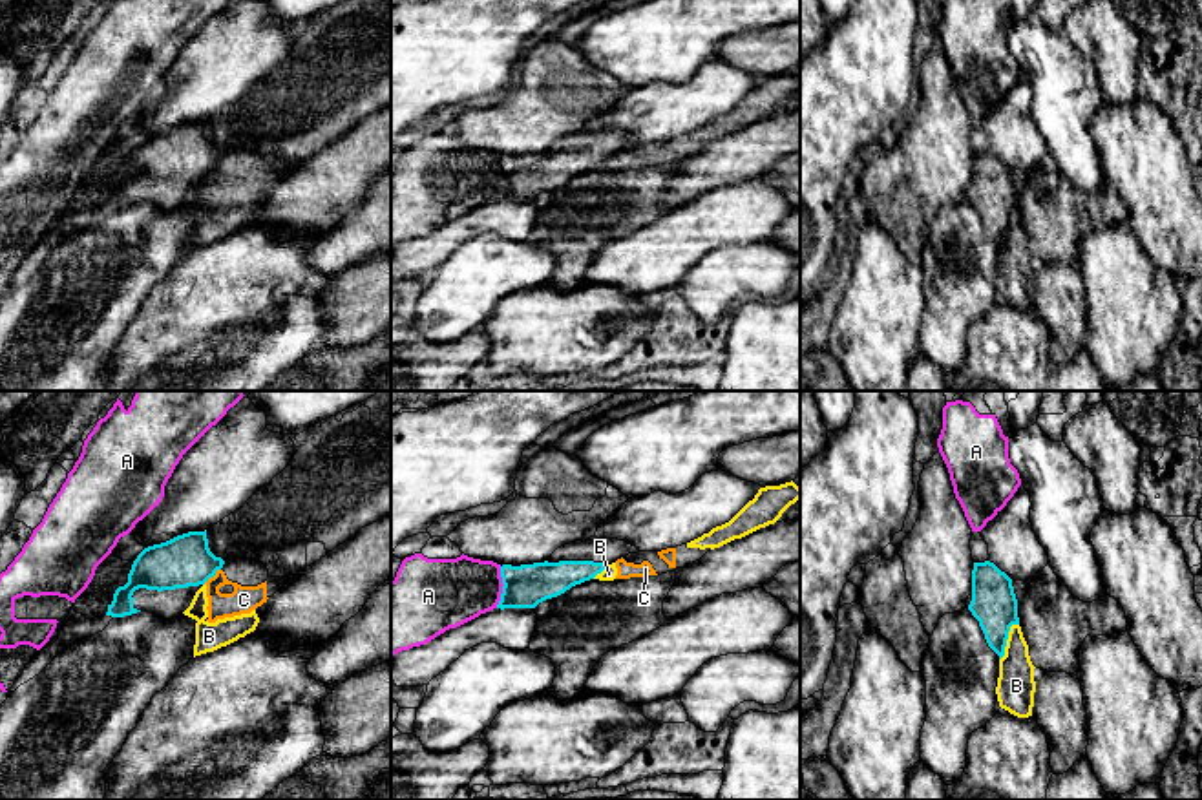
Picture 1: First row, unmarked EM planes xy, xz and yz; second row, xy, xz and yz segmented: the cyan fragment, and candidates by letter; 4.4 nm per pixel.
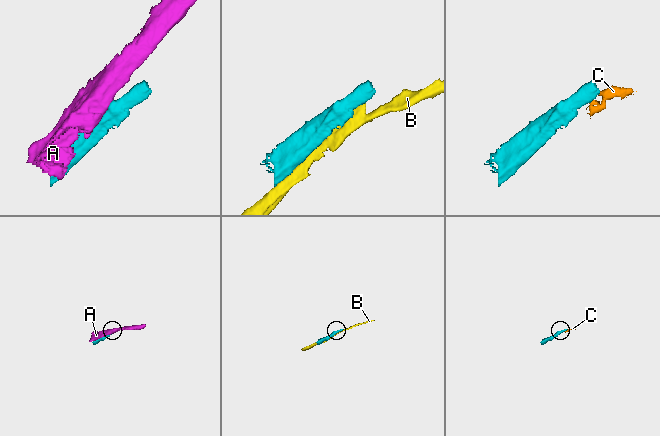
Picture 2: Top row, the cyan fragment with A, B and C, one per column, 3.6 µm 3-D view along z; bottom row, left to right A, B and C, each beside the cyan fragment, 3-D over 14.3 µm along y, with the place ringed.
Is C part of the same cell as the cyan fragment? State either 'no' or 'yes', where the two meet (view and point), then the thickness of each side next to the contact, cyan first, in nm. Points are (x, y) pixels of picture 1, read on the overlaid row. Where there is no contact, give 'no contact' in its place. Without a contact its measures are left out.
no; contact xy (210, 576); calibres 220 and 120 nm

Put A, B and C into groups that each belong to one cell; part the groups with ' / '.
A / B C

